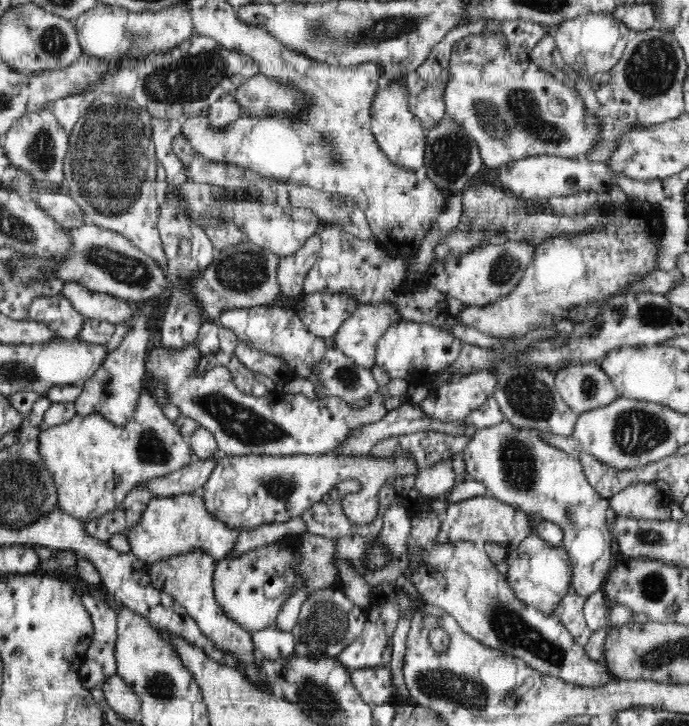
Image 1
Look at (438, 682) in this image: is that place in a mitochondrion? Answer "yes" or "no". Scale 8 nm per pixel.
yes

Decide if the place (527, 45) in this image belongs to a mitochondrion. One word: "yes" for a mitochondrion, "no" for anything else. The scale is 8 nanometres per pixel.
no

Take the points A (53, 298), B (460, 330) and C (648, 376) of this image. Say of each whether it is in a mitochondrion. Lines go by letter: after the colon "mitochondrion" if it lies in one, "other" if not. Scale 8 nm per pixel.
A: other
B: other
C: other

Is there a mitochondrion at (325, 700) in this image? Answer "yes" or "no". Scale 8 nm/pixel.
yes

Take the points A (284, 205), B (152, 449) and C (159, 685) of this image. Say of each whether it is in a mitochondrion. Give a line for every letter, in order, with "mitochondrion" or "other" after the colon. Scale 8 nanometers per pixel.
A: other
B: mitochondrion
C: mitochondrion

